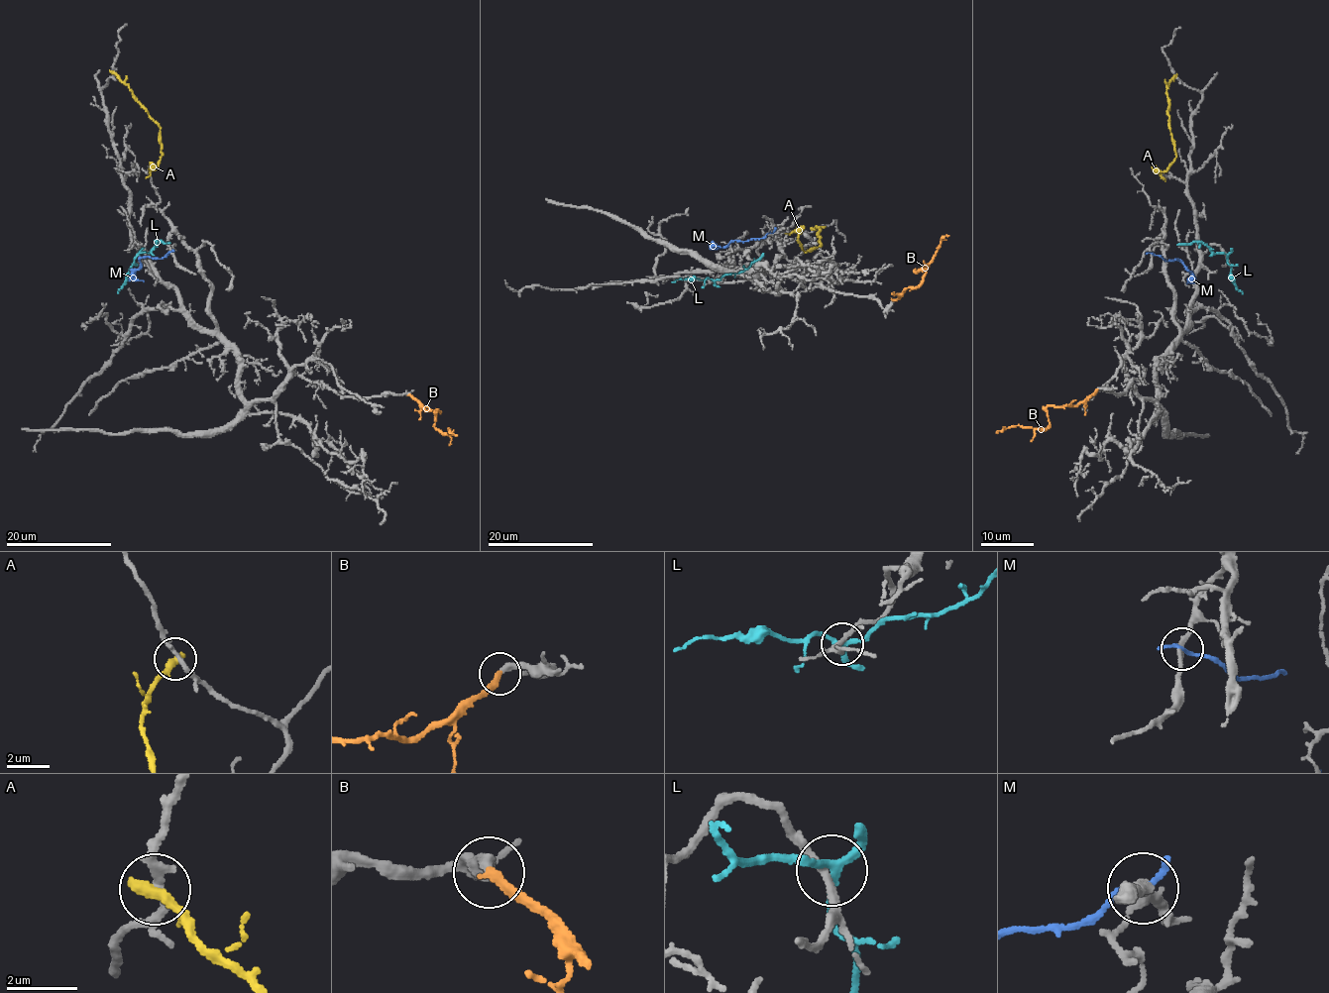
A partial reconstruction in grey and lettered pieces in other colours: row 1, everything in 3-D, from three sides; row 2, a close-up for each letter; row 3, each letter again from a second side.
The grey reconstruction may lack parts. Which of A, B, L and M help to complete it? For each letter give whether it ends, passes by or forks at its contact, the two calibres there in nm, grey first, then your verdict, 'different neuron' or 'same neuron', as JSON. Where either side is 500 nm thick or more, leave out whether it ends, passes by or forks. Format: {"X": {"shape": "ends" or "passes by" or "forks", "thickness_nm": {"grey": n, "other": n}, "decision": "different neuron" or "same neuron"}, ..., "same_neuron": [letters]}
{"A": {"shape": "ends", "thickness_nm": {"grey": 240, "other": 440}, "decision": "different neuron"}, "B": {"shape": "ends", "thickness_nm": {"grey": 300, "other": 280}, "decision": "same neuron"}, "L": {"shape": "forks", "thickness_nm": {"grey": 200, "other": 200}, "decision": "different neuron"}, "M": {"shape": "ends", "thickness_nm": {"grey": 260, "other": 200}, "decision": "different neuron"}, "same_neuron": ["B"]}

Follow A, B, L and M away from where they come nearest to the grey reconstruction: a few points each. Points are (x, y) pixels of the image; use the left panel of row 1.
A: (113, 72), (160, 127), (162, 157), (156, 167), (146, 178)
B: (408, 394), (425, 410), (439, 410), (436, 410), (433, 426), (448, 433), (448, 428), (457, 436)
L: (139, 255), (152, 253), (159, 242), (169, 243)
M: (171, 252), (161, 259), (140, 258), (135, 279), (144, 281)

